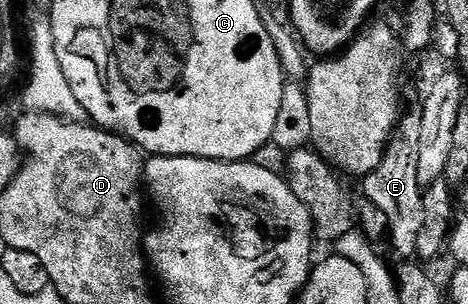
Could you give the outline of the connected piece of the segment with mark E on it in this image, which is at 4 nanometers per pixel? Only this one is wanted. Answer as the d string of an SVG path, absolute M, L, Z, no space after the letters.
M419 106L403 112L388 144L384 150L378 169L363 176L363 198L369 199L386 217L388 222L387 238L392 239L392 247L400 257L412 257L417 254L418 233L422 233L422 184L418 181L418 148L422 137L422 110Z

